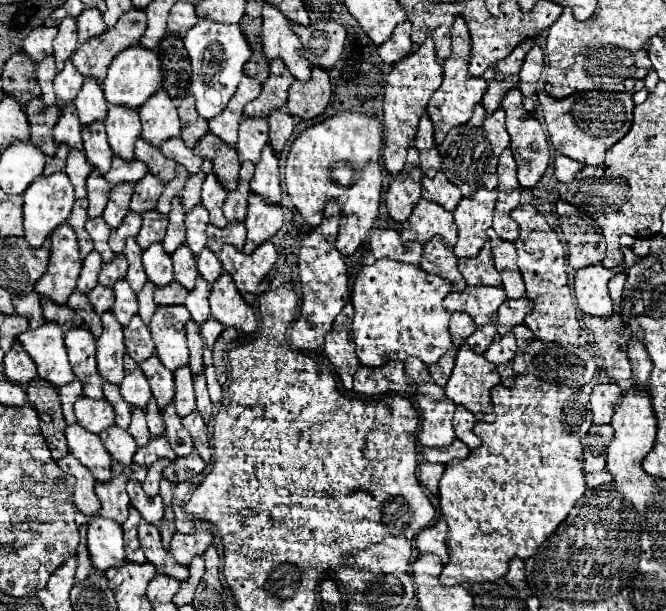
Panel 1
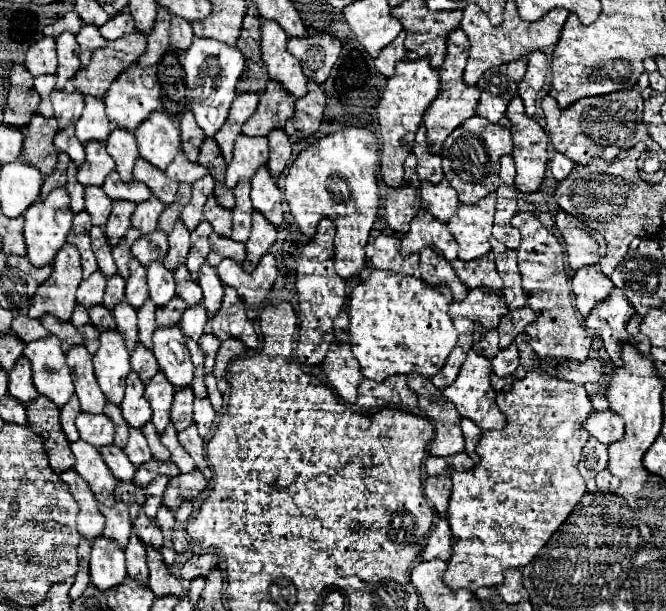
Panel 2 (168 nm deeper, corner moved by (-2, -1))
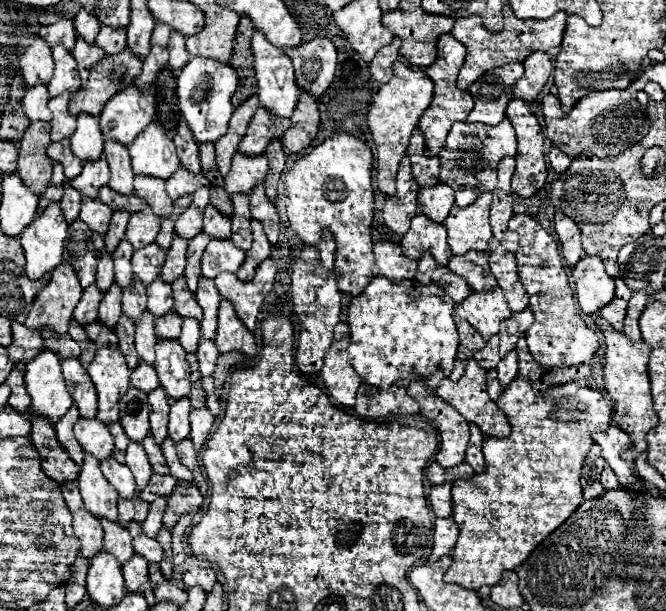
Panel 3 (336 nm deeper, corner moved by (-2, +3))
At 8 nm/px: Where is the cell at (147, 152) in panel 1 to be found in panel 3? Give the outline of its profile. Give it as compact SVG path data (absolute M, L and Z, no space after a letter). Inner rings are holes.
M134 177L134 193L152 207L152 211L160 217L168 217L172 213L172 199L168 197L164 189L166 181L160 181L156 177Z

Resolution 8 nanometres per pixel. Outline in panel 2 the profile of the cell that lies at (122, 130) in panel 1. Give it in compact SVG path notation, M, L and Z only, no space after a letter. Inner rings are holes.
M114 129L106 141L108 155L116 161L116 171L124 183L132 181L132 167L138 159L134 133L124 133L124 129Z

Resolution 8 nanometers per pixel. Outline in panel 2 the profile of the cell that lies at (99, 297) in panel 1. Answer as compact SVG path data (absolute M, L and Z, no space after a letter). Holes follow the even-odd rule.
M96 305L92 309L88 309L88 315L90 315L90 321L92 325L98 329L98 331L108 331L108 329L114 329L114 319L112 319L112 311L108 311L106 307L102 305Z

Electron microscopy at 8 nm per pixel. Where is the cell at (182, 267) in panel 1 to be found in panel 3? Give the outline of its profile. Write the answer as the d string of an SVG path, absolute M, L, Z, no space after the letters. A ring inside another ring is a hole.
M184 275L178 277L178 279L172 283L172 289L174 289L174 311L176 311L180 317L194 317L194 319L200 321L202 309L200 309L198 301L194 299L194 293L186 287Z

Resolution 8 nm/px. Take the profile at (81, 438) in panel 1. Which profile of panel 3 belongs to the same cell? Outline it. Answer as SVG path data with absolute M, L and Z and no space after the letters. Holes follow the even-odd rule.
M86 453L84 465L76 481L82 493L82 501L90 513L94 513L96 517L108 517L110 521L118 519L118 511L116 511L118 493L116 489L112 489L112 485L108 485L108 481L104 481L96 457L90 457Z

